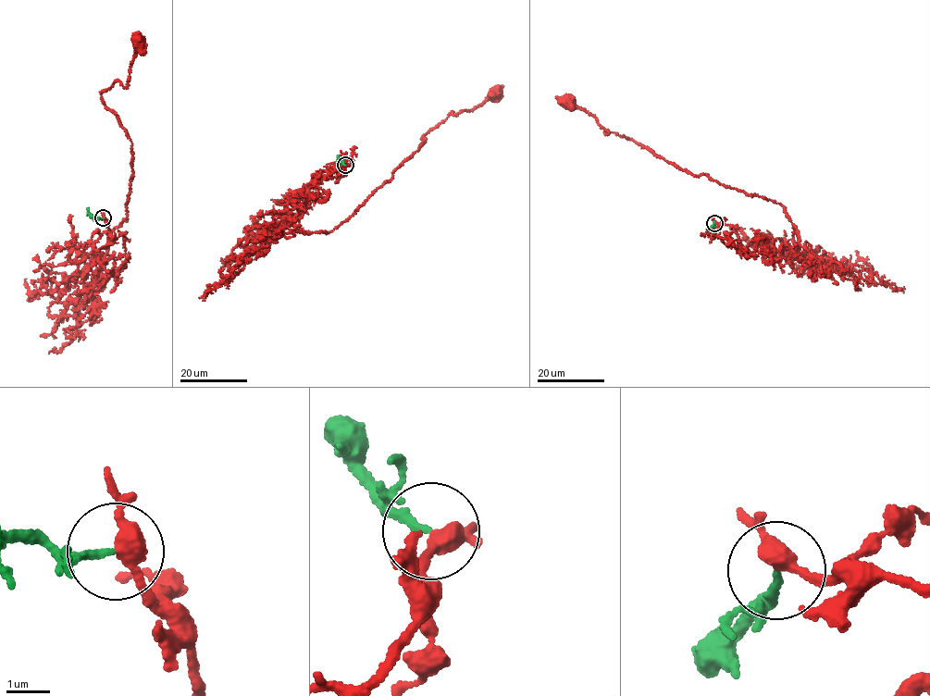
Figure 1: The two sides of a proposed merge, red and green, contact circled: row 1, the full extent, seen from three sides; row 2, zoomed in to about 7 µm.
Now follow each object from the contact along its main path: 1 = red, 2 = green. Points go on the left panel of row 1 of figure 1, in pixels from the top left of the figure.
1: (102, 218), (99, 264), (124, 267), (95, 281), (132, 175), (101, 96), (127, 86), (139, 42)
2: (102, 218), (92, 216), (87, 208)

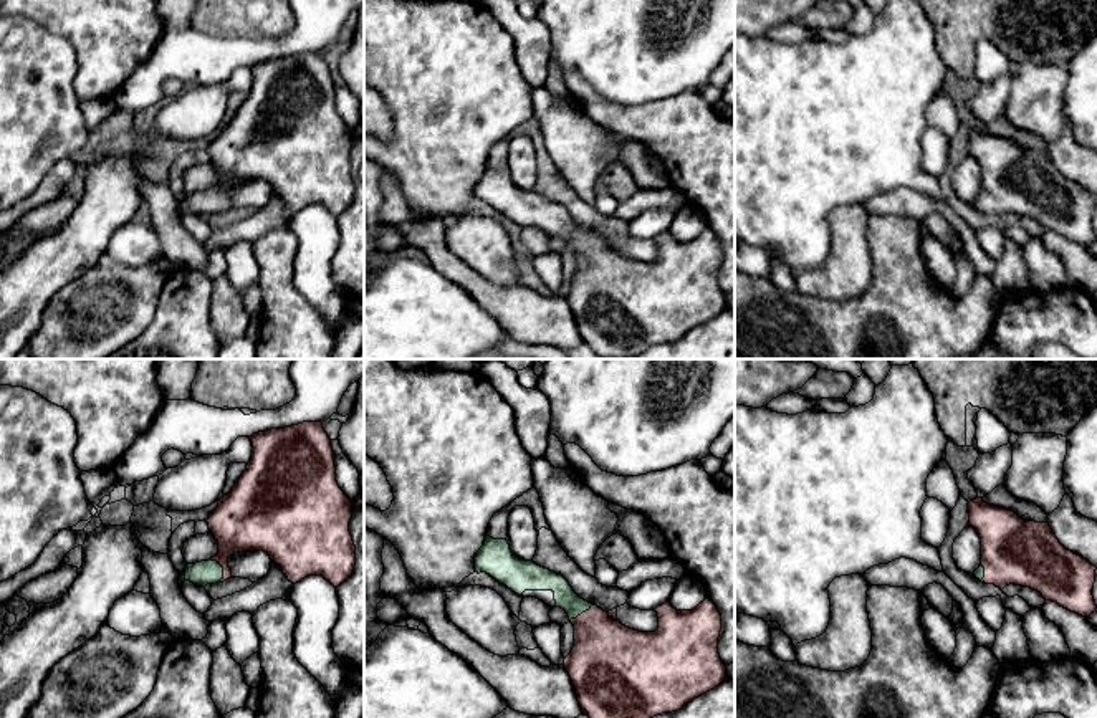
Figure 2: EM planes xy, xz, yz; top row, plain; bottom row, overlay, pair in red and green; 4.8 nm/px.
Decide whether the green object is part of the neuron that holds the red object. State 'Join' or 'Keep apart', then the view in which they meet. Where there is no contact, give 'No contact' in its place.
Join. Touches red in xy

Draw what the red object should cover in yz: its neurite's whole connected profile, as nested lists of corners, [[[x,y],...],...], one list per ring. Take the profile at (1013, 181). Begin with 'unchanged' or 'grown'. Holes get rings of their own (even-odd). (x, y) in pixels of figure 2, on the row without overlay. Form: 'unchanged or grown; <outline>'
grown; [[[983,127],[970,131],[968,141],[981,169],[976,208],[1001,220],[1009,213],[1031,217],[1082,247],[1097,238],[1092,225],[1097,197],[1066,179],[1047,151],[1024,151]]]

